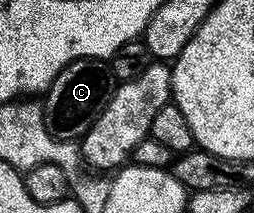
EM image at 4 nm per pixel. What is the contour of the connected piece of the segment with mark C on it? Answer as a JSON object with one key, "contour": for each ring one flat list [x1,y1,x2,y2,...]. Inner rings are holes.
{"contour":[[86,55,77,59,79,61,74,61,71,65,63,64,50,88,45,90,46,101,41,102,42,117,46,121,48,131,61,141,81,142,92,123,100,119,104,107,108,107,116,88,115,79,110,74,109,64,105,60,91,59]]}

